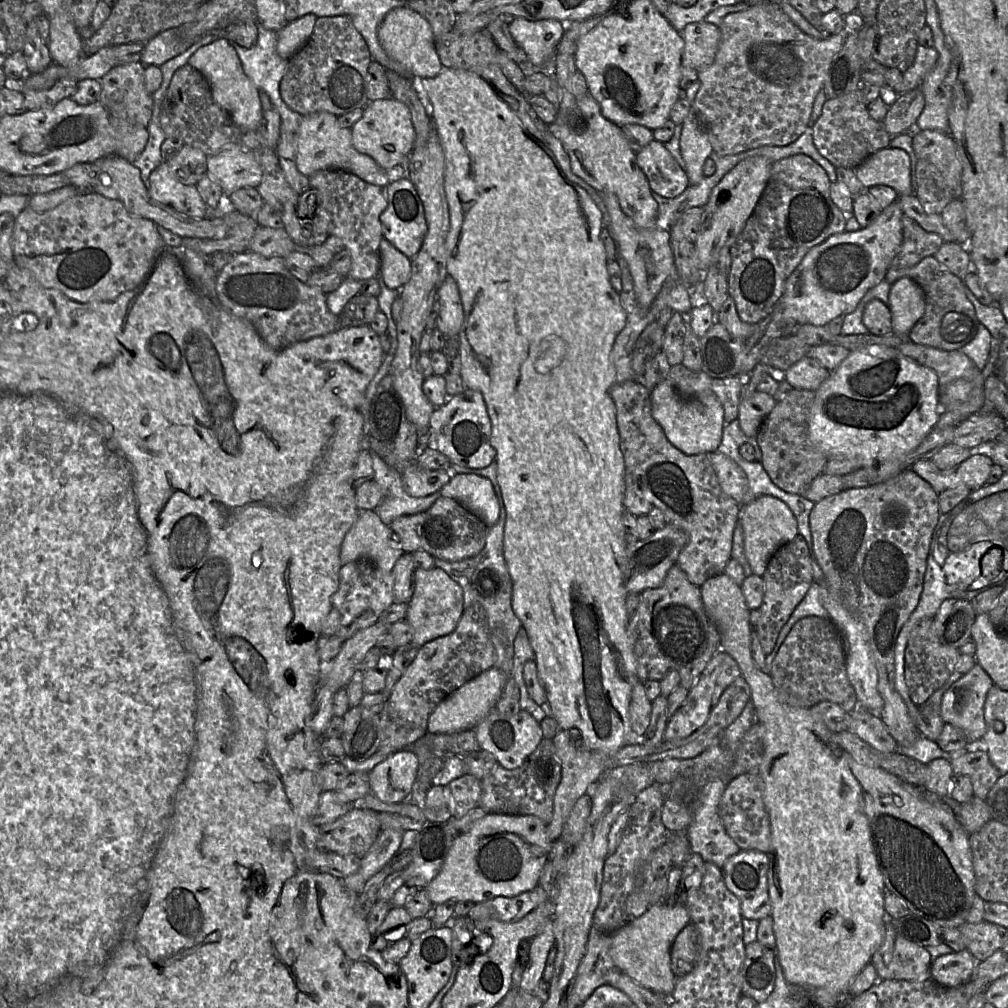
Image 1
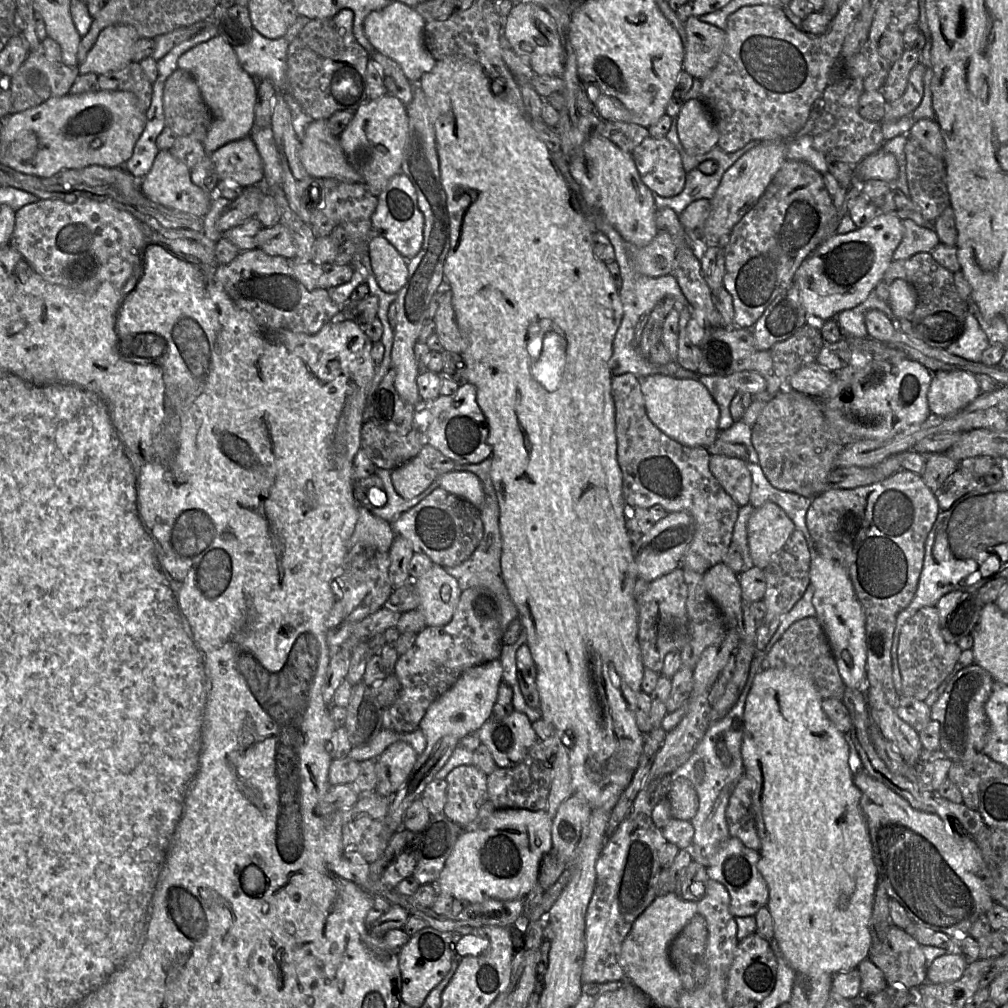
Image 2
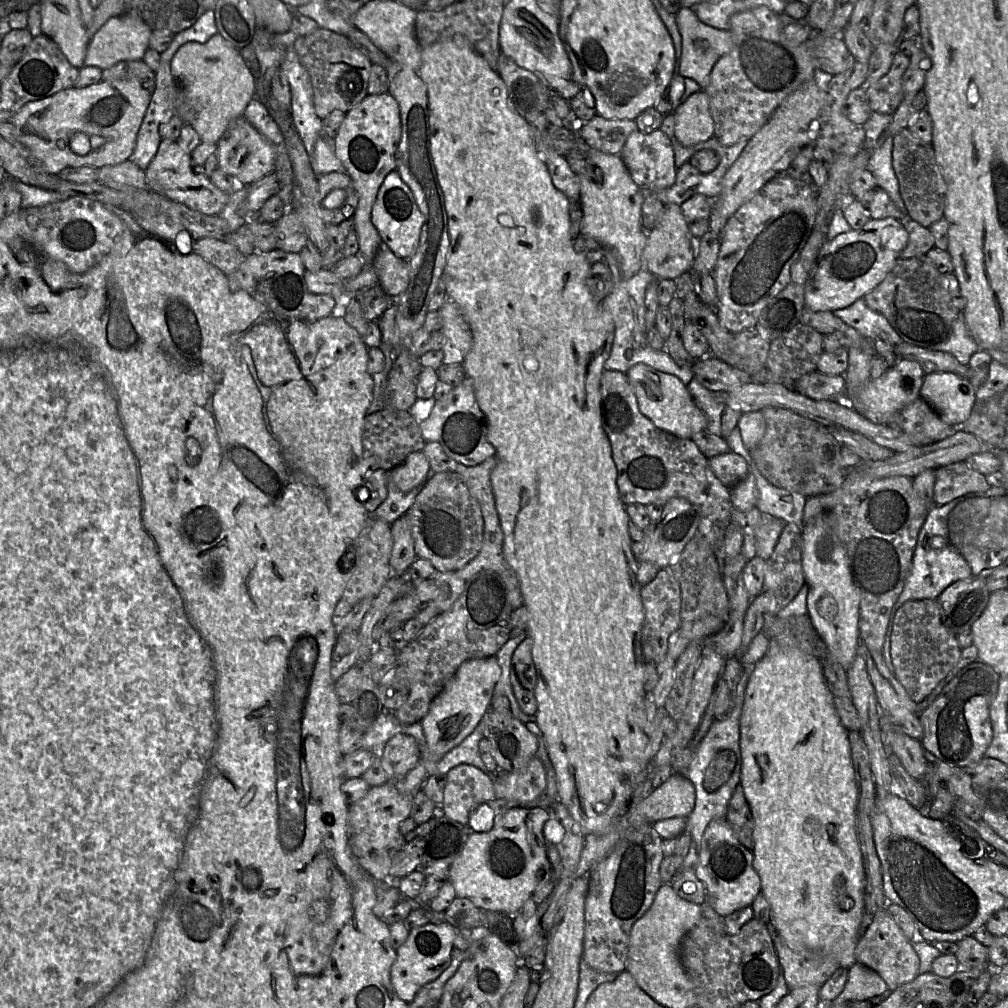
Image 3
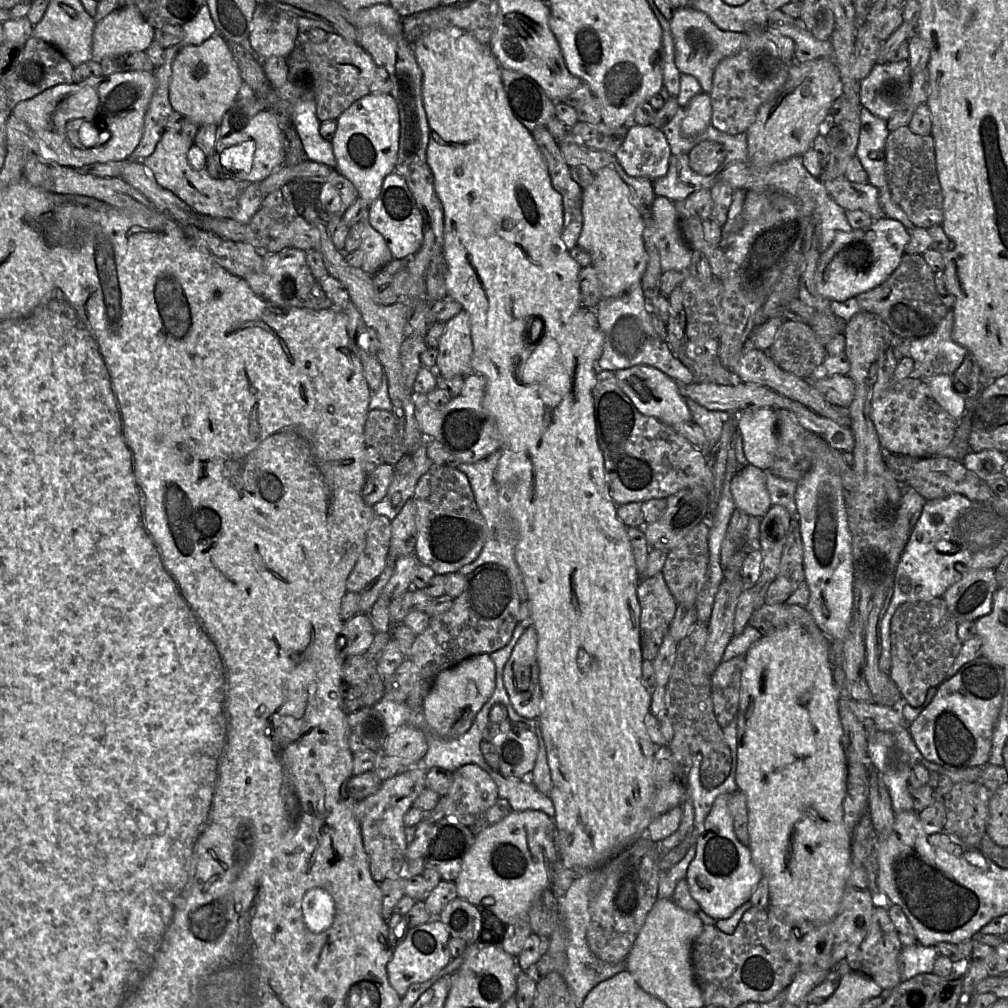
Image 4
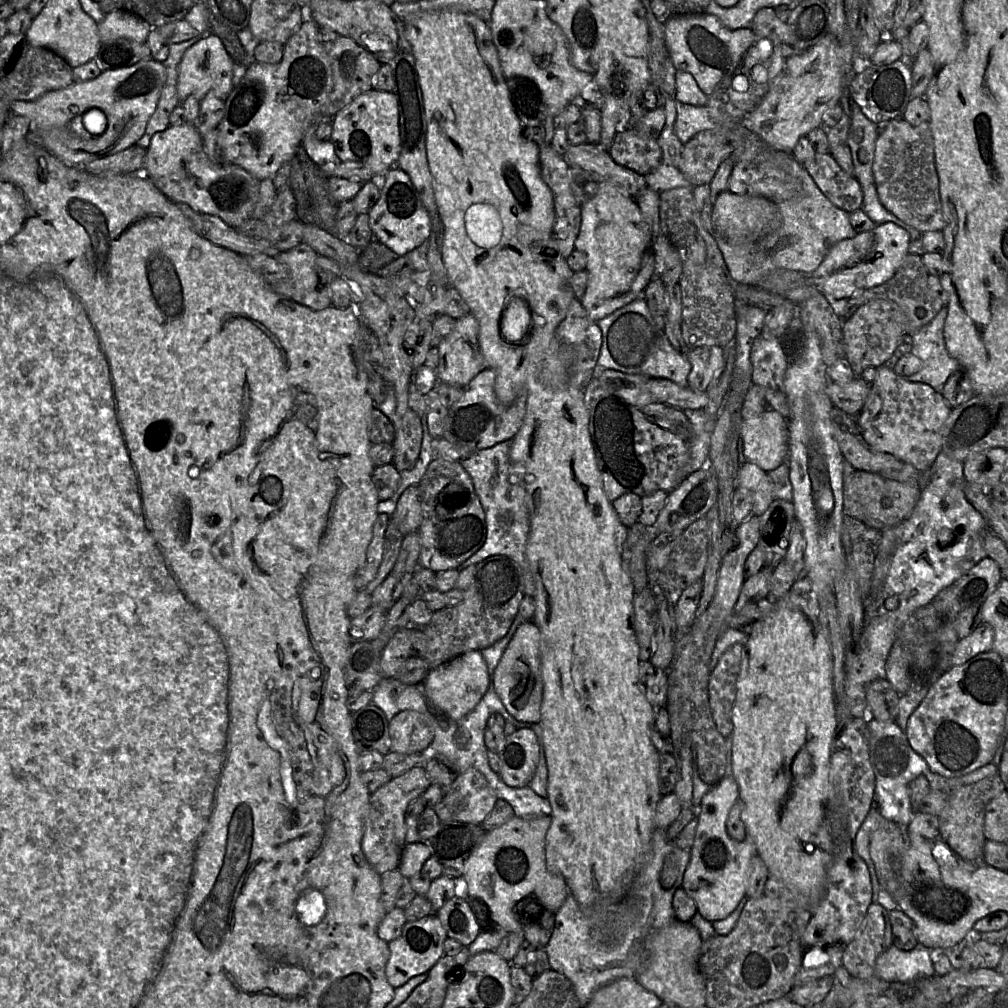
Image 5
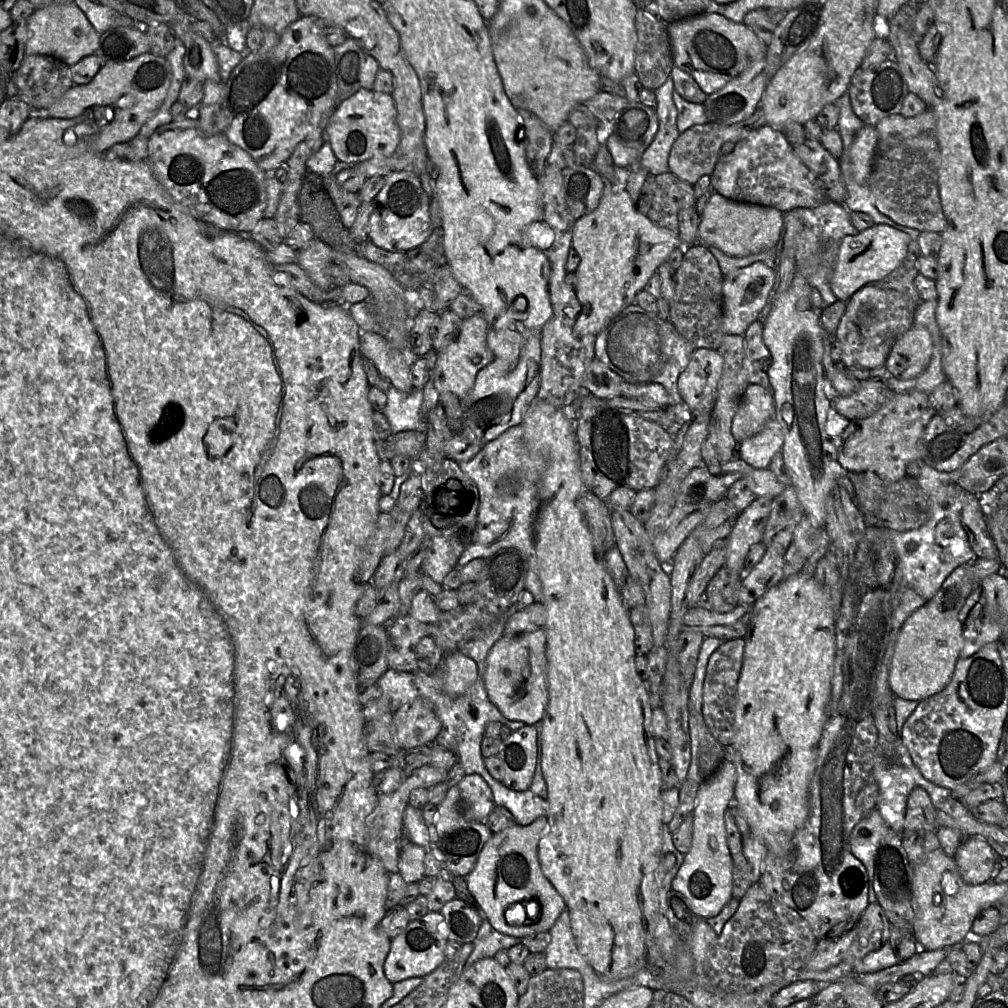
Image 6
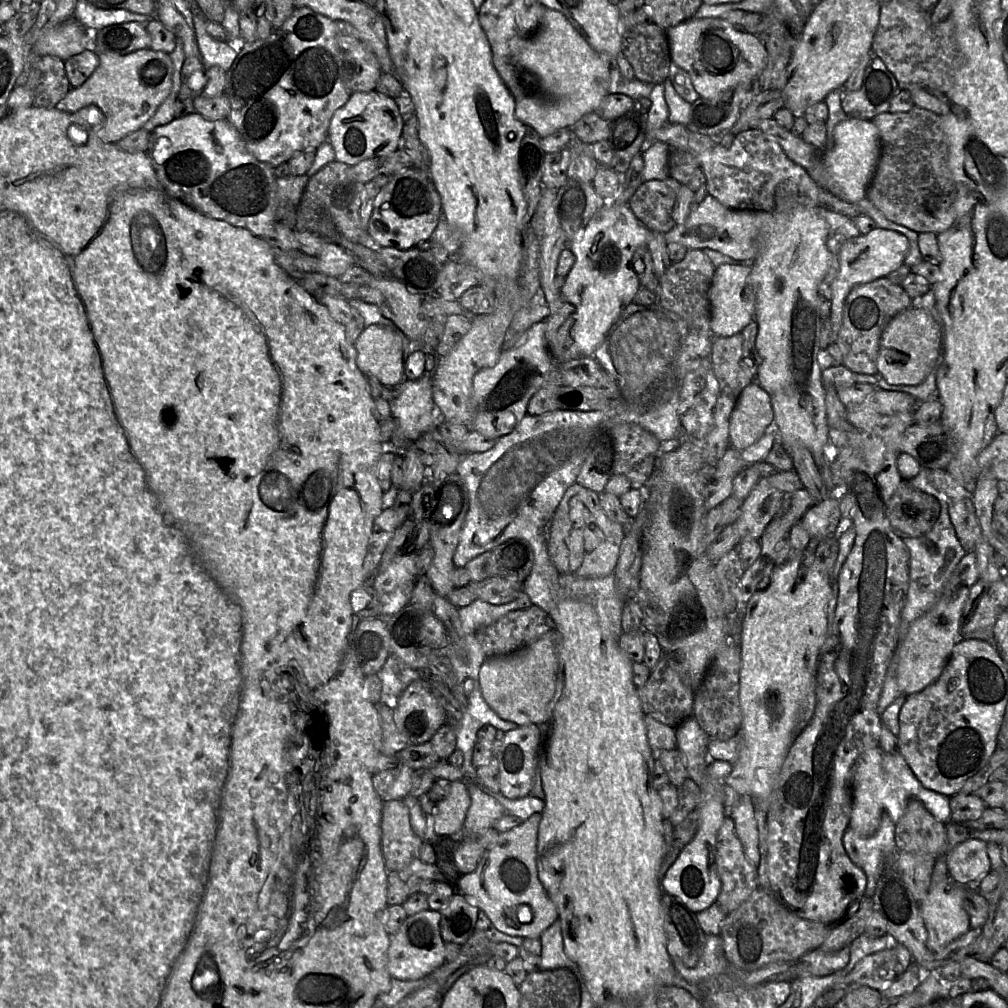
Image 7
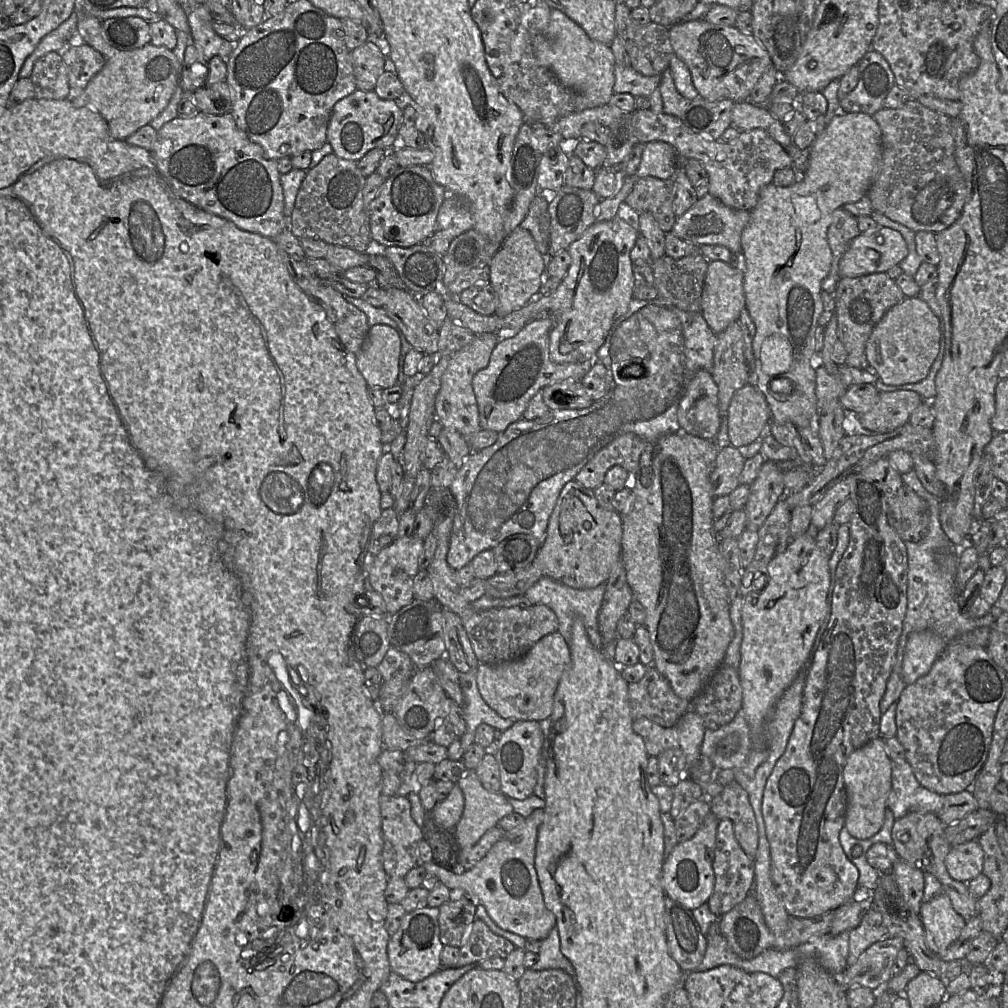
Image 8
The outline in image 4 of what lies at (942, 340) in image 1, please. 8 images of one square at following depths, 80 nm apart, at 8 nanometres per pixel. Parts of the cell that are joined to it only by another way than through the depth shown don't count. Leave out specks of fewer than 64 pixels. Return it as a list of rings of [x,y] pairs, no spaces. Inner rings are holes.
[[[904,254],[898,267],[878,287],[855,297],[862,310],[879,316],[901,338],[915,339],[932,334],[949,309],[935,287],[935,272],[920,254]]]

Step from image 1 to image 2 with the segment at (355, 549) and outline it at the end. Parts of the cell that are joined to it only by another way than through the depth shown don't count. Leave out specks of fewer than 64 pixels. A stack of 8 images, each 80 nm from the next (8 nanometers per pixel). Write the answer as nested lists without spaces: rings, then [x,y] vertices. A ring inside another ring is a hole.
[[[360,507],[358,522],[350,539],[350,549],[362,545],[389,553],[395,536],[392,524]]]

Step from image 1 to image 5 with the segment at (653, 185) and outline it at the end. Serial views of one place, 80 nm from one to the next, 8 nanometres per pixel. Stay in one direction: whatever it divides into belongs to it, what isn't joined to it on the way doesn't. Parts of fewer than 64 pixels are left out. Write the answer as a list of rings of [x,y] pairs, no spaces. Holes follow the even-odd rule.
[[[627,126],[617,132],[608,151],[617,164],[646,175],[662,161],[662,150],[653,139]]]

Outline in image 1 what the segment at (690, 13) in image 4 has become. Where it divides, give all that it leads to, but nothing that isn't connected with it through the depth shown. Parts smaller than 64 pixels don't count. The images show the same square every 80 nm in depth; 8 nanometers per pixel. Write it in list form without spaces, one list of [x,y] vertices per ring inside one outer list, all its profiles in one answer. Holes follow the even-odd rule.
[[[704,20],[689,23],[682,31],[685,46],[682,65],[698,72],[710,66],[720,43],[720,27]]]

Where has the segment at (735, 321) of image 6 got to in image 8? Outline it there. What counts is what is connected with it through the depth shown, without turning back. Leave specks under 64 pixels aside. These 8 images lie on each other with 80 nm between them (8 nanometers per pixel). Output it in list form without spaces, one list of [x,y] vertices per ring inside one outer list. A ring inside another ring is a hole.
[[[711,261],[708,264],[703,291],[701,298],[701,313],[708,326],[715,334],[723,332],[732,322],[739,320],[741,311],[746,307],[746,298],[744,293],[744,273],[733,263],[721,261]]]

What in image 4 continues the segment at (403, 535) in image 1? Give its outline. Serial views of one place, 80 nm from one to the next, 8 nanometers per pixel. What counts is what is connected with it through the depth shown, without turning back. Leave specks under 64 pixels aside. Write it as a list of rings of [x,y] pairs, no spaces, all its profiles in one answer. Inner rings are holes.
[[[434,464],[417,483],[413,500],[416,504],[415,557],[419,564],[430,567],[435,574],[455,573],[474,561],[486,541],[486,522],[476,503],[468,477],[456,468]]]

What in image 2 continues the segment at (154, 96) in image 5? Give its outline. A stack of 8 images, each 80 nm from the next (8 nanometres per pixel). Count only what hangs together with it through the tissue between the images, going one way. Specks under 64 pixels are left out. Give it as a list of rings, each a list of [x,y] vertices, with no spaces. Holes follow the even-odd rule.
[[[101,89],[51,97],[3,119],[1,163],[38,177],[51,177],[64,169],[91,165],[124,167],[147,121],[132,92]],[[94,140],[99,140],[100,146],[92,147]]]

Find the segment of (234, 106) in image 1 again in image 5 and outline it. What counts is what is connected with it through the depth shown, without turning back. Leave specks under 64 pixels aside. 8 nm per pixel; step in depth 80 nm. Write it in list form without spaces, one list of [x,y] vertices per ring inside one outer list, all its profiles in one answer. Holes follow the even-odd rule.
[[[209,33],[184,52],[178,67],[177,95],[179,104],[188,96],[200,101],[209,92],[224,100],[233,88],[234,61],[226,52],[221,40]]]

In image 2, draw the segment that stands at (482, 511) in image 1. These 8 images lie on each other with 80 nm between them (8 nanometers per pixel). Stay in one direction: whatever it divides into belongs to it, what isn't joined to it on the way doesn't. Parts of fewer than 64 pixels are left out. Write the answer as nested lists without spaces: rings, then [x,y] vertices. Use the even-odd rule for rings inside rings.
[[[451,471],[439,475],[440,487],[462,497],[474,506],[482,506],[485,502],[485,492],[479,477],[472,472]]]

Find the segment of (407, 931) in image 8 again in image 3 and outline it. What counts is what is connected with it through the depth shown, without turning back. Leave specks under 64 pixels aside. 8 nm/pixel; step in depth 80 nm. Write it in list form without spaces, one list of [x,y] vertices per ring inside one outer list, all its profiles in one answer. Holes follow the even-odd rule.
[[[433,921],[409,930],[406,941],[396,949],[396,959],[391,966],[390,979],[400,999],[410,1003],[417,991],[435,980],[450,964],[455,929],[445,921]]]

